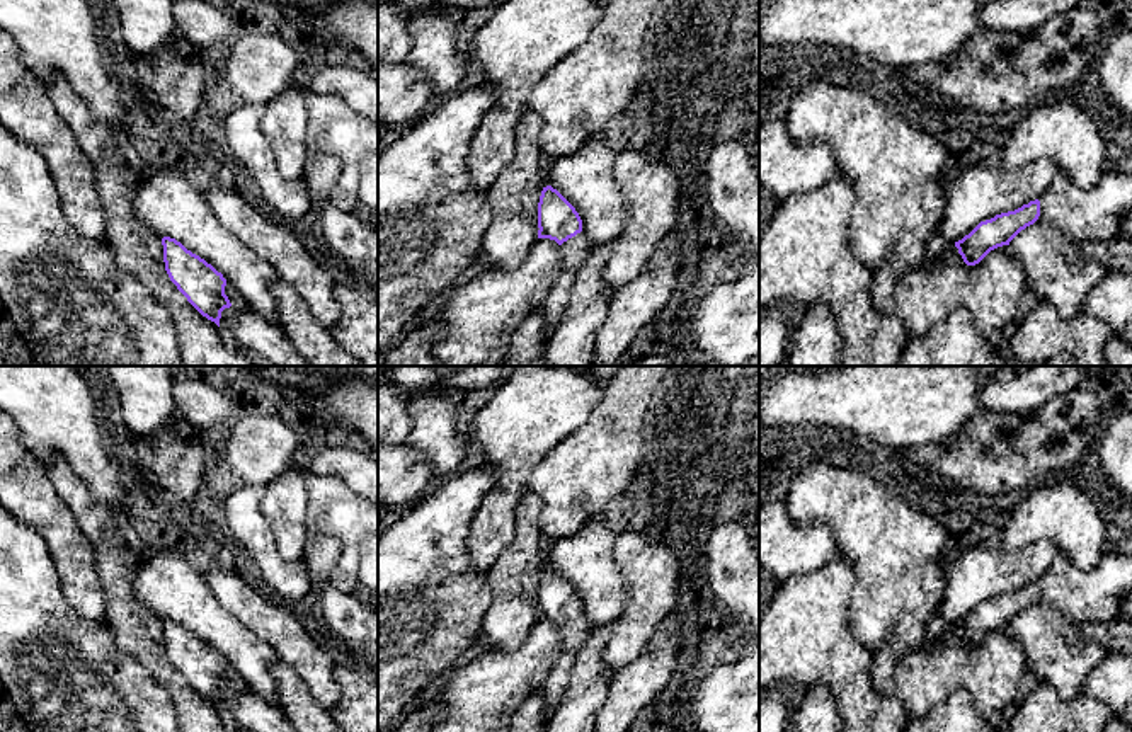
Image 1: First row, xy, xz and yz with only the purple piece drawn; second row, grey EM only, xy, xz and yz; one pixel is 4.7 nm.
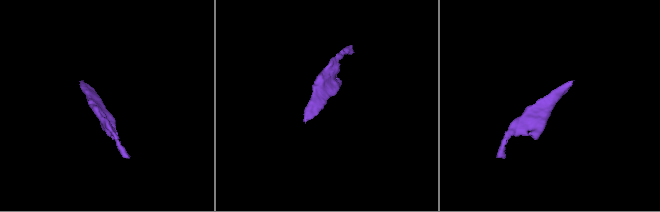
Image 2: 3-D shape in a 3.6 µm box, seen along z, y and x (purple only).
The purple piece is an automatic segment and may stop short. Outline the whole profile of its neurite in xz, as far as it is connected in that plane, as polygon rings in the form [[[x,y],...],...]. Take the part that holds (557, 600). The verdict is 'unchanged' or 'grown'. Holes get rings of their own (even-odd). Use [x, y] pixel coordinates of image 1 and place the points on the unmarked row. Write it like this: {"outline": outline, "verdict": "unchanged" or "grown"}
{"outline": [[[552,567],[543,569],[538,584],[538,620],[550,620],[560,626],[562,652],[540,686],[545,713],[552,717],[569,684],[575,657],[589,637],[589,626],[582,616],[582,601],[575,589]]], "verdict": "grown"}

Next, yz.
{"outline": [[[1110,548],[1091,570],[1076,569],[1064,555],[1040,579],[1008,594],[980,603],[955,623],[967,647],[979,645],[991,632],[1009,623],[1035,603],[1050,603],[1076,625],[1115,618],[1120,601],[1132,587],[1132,557]]], "verdict": "grown"}

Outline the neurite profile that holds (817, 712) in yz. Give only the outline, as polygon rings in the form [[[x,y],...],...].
[[[829,686],[807,689],[788,732],[841,732],[843,722]]]

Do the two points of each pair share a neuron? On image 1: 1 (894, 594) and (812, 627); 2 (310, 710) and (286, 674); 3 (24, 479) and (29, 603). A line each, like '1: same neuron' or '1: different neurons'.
1: different neurons
2: same neuron
3: different neurons

